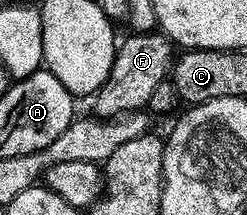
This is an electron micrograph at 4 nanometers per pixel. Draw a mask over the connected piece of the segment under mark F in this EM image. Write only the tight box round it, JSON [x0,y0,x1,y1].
[92,32,175,117]

